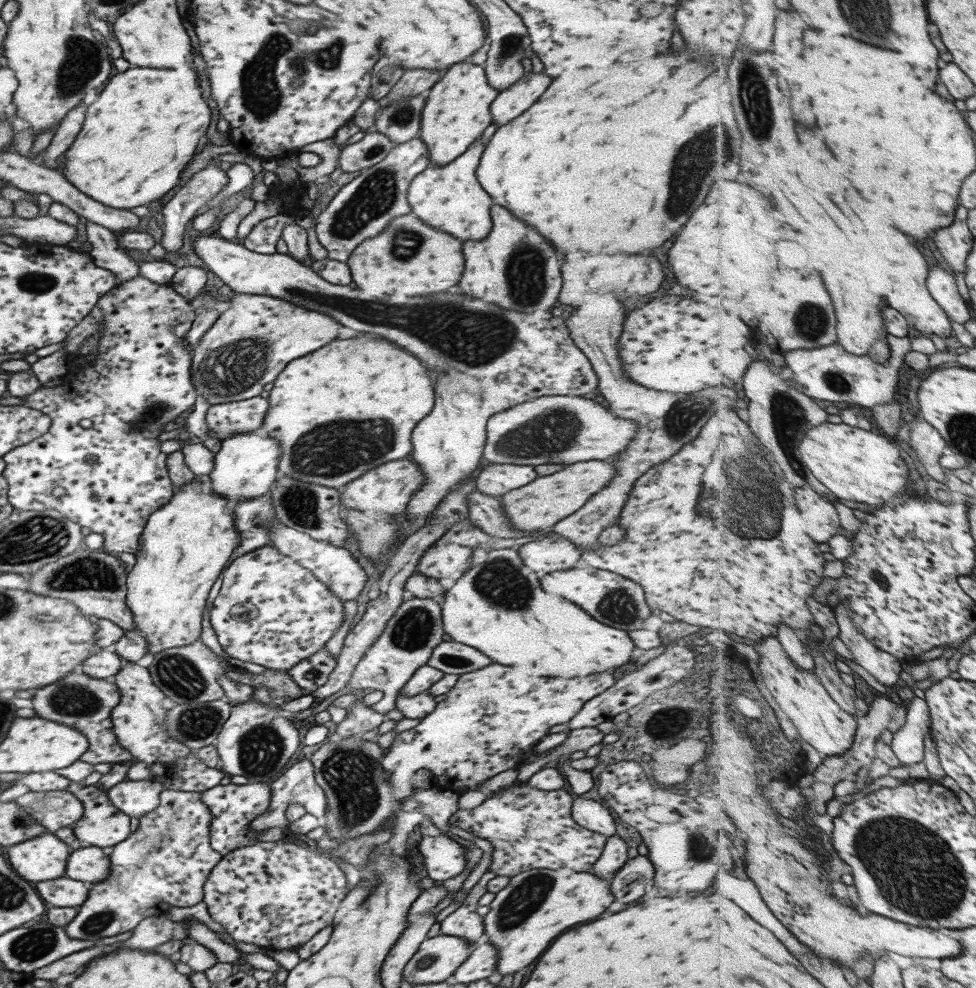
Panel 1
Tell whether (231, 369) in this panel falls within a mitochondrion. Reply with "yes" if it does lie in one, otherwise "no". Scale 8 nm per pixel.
yes

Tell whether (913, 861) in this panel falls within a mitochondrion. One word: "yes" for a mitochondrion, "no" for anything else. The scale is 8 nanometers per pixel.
yes

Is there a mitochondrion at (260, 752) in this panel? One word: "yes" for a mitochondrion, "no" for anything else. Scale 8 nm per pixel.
yes

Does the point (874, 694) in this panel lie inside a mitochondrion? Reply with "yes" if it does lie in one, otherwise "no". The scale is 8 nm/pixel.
no

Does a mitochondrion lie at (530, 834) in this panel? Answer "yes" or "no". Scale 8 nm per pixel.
no

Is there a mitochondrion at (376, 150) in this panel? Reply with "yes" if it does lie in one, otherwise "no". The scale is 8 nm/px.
yes

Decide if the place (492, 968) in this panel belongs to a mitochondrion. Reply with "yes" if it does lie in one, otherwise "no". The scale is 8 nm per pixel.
no

